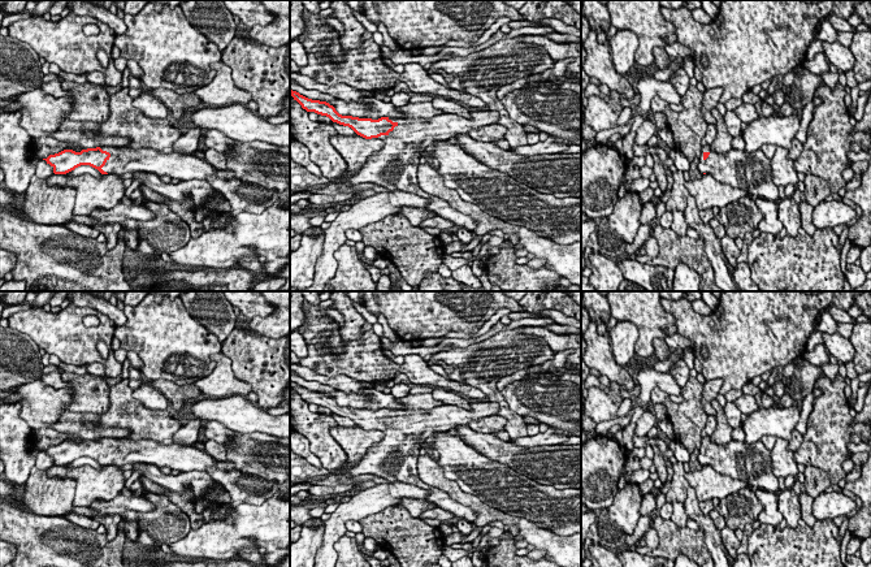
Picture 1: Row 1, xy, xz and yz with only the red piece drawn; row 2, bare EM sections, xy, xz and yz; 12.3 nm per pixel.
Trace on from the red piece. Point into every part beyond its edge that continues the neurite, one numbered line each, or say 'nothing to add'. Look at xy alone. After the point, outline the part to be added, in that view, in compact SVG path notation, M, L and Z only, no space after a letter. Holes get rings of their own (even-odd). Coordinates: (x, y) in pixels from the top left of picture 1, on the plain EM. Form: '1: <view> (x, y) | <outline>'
1: xy (122, 451) | M101 437L100 440L110 445L101 459L108 466L143 463L159 468L169 467L179 472L207 472L217 464L217 460L207 451L194 446L162 445L152 440L131 441L124 437Z

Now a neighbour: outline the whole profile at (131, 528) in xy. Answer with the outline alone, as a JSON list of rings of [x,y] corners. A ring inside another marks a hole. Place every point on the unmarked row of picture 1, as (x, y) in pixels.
[[[126,511],[120,514],[121,520],[125,521],[124,524],[124,532],[126,538],[131,541],[136,541],[139,534],[139,524],[136,520],[136,511]]]

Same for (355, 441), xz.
[[[337,425],[330,429],[332,437],[341,445],[351,466],[356,466],[367,451],[385,437],[385,432],[360,427],[346,428]]]

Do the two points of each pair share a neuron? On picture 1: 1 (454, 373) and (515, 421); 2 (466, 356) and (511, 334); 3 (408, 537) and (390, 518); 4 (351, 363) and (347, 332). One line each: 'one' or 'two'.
1: two
2: one
3: one
4: two

